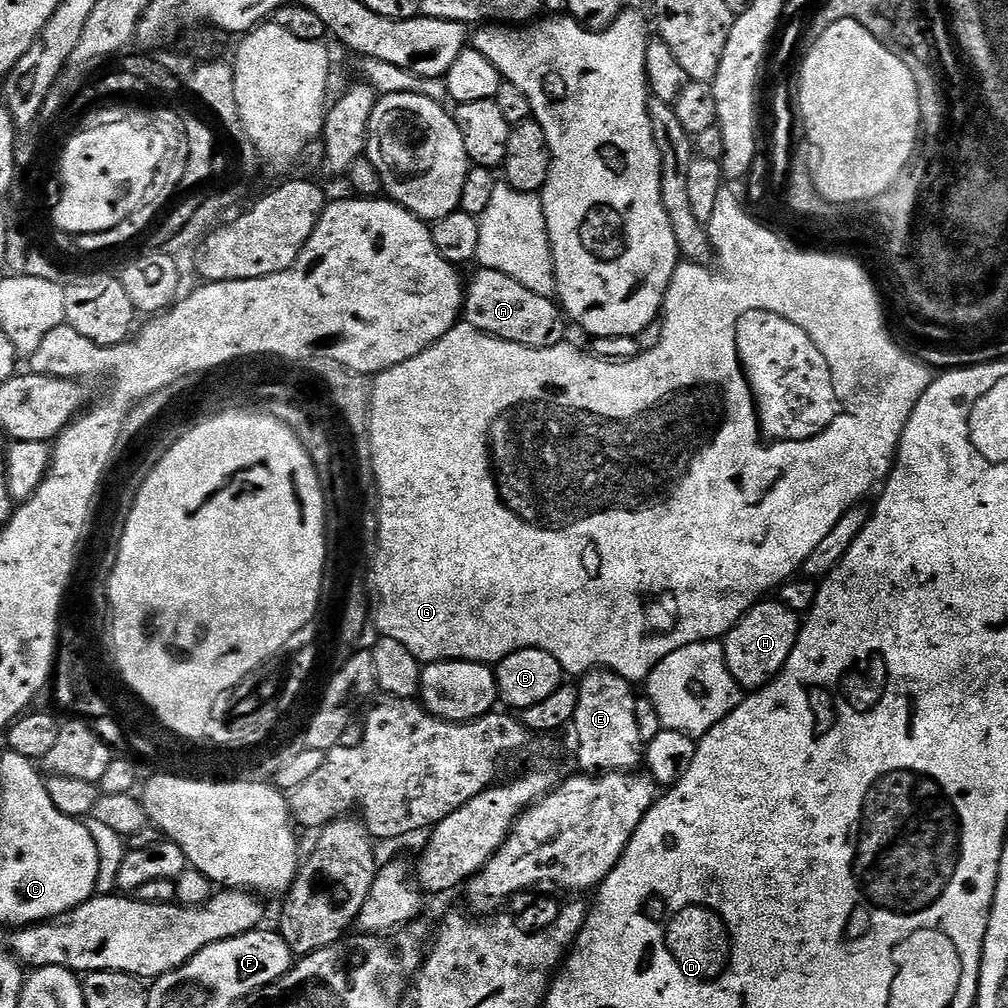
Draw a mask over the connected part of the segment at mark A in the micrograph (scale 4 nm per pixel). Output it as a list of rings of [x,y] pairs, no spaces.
[[[481,267],[480,273],[466,284],[464,294],[463,323],[474,326],[488,336],[496,336],[506,342],[521,344],[527,348],[553,348],[565,343],[564,336],[570,329],[559,303],[553,297],[536,294],[493,268]]]

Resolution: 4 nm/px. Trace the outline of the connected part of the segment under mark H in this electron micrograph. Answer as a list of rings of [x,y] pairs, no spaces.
[[[768,598],[747,612],[727,636],[723,637],[728,669],[740,683],[741,689],[755,690],[769,684],[784,668],[784,663],[796,645],[800,633],[801,617],[781,604],[779,599]]]

